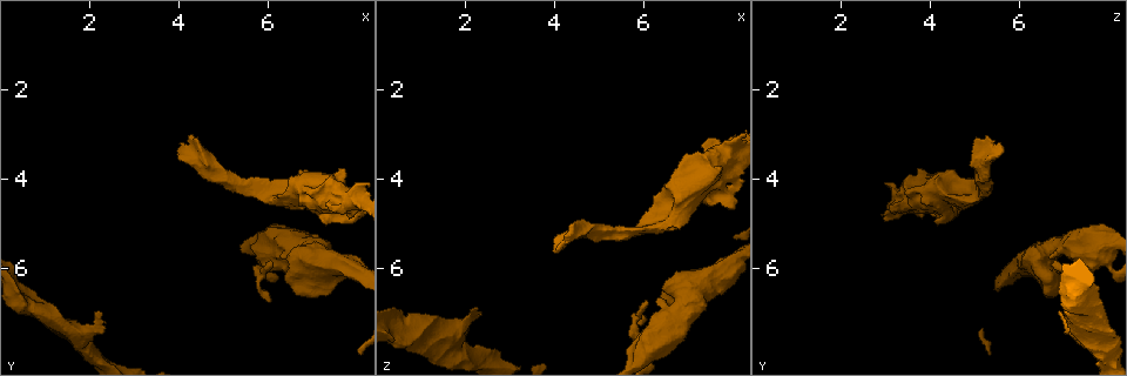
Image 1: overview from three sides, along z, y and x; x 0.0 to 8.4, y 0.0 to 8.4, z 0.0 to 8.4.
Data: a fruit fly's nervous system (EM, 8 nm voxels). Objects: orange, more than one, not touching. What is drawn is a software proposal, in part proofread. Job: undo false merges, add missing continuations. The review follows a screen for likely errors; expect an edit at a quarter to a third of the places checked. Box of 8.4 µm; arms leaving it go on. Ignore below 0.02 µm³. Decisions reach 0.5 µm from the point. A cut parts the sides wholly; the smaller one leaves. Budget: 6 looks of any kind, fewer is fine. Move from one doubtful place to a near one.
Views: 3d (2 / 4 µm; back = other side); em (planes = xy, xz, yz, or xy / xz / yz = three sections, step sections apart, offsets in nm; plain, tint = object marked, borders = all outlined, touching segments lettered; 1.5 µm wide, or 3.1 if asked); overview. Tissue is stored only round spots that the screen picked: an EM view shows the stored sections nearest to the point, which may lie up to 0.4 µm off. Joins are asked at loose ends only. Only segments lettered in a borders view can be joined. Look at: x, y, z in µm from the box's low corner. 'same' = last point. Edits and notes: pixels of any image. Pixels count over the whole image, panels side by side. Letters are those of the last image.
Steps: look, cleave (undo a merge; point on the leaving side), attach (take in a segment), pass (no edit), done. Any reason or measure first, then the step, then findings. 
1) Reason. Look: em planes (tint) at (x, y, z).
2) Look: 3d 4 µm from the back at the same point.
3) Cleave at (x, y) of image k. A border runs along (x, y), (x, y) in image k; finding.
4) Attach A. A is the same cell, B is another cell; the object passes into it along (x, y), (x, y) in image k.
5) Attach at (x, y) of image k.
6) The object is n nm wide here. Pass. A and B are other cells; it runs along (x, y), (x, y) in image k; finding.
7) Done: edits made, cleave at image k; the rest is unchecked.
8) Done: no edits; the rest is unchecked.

Branch point. Look: em planes (tint) at (0.85, 6.95, 7.35).

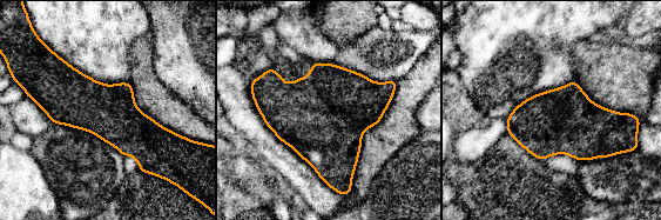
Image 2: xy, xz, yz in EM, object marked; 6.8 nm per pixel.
Look: em planes (borders) at the same point.

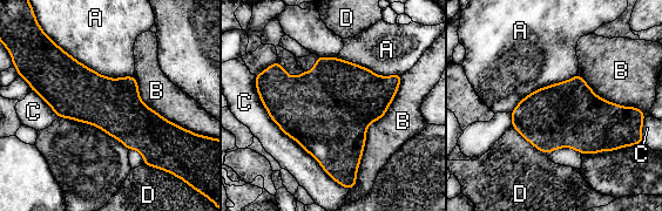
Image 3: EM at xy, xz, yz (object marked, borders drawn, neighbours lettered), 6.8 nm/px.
The object is 380 nm wide here; the longest contact is with C, 950 nm. Pass. A, B, C and D are other cells; all the same neuron.

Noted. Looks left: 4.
Branch stops here. Look: em planes (borders) at (4.25, 3.05, 5.25).

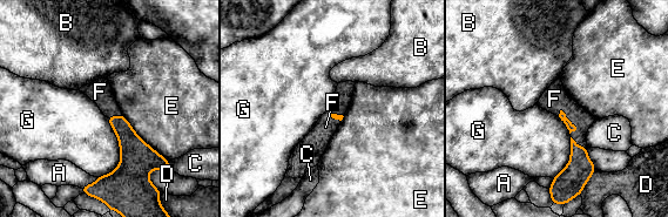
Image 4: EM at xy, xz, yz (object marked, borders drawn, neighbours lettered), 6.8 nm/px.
Attach F. F is the same cell, A, B, C, D, E and G are other cells; the object passes into it along (566, 121), (571, 121), (554, 99) in image 4; the neuron continues.

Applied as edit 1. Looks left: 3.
See it whole again. Look: overview.

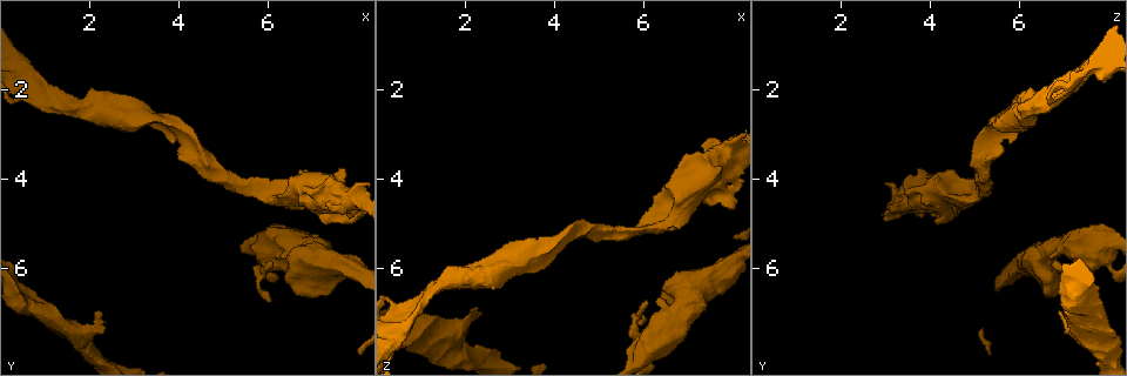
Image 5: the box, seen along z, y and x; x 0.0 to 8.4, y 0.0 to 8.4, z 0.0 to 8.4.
Thick turns thin. Look: em xy step 4 (borders) at (6.90, 4.30, 4.45).

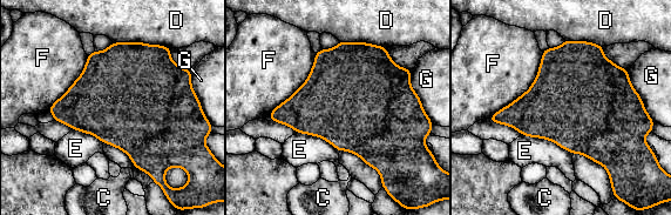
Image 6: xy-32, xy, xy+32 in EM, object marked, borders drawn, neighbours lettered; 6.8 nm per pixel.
Another direction. Look: em planes (borders) at the same point.

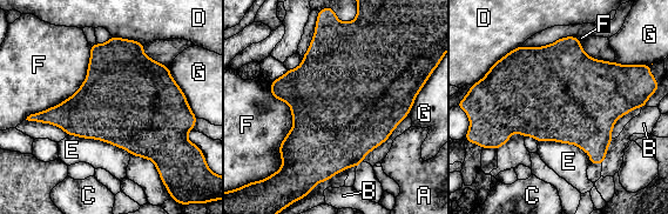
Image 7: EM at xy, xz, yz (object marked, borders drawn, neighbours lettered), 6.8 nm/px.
The longest contact is with F, 550 nm. Pass. A, B, C, D, E, F and G are other cells; a border runs along (67, 134), (105, 140), (132, 154) in image 7; continuous, no second neuron.

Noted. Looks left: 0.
Done: edits made, attach at image 4; the rest is unchecked.

